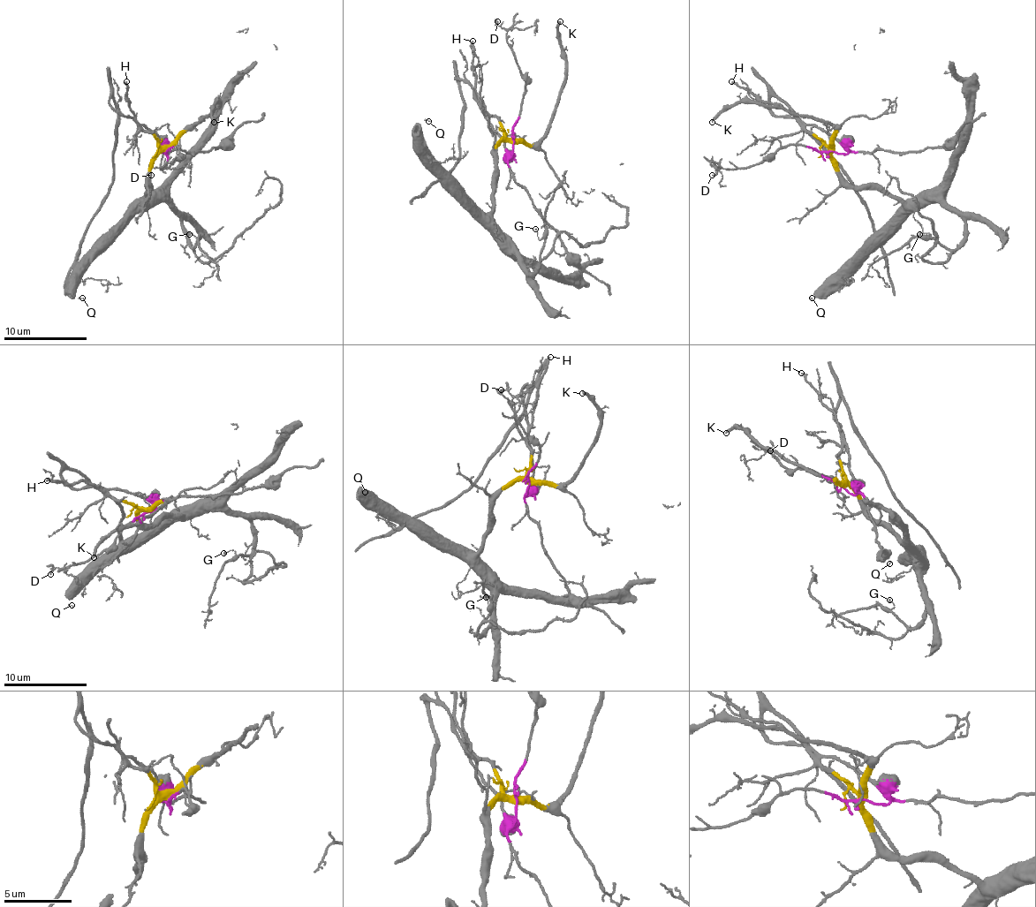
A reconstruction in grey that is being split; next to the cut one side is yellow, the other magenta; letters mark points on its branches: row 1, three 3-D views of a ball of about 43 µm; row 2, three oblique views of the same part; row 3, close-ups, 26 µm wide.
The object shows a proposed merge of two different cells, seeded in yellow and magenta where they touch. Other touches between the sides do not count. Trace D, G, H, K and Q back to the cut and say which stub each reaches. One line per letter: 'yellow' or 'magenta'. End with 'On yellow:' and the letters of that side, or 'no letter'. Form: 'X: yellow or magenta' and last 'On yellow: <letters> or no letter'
D: magenta
G: yellow
H: yellow
K: yellow
Q: yellow
On yellow: G, H, K, Q

